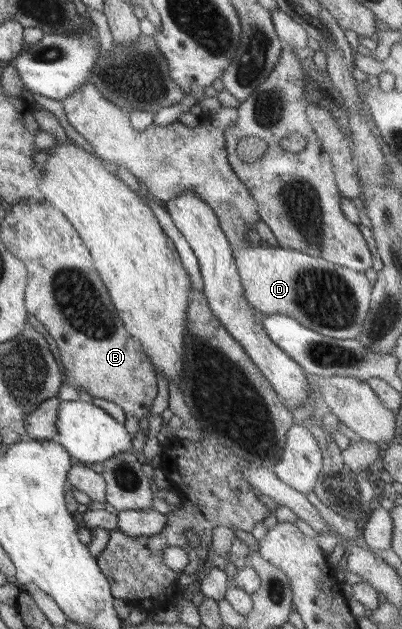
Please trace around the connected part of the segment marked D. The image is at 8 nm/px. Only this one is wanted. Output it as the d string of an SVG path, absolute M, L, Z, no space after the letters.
M280 247L232 248L247 304L261 316L282 314L325 337L355 339L369 312L371 286L364 273Z

